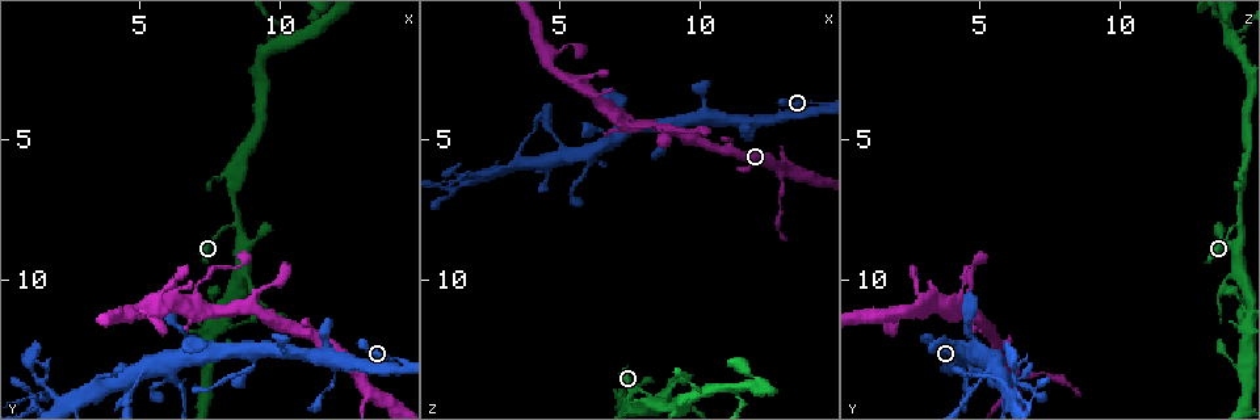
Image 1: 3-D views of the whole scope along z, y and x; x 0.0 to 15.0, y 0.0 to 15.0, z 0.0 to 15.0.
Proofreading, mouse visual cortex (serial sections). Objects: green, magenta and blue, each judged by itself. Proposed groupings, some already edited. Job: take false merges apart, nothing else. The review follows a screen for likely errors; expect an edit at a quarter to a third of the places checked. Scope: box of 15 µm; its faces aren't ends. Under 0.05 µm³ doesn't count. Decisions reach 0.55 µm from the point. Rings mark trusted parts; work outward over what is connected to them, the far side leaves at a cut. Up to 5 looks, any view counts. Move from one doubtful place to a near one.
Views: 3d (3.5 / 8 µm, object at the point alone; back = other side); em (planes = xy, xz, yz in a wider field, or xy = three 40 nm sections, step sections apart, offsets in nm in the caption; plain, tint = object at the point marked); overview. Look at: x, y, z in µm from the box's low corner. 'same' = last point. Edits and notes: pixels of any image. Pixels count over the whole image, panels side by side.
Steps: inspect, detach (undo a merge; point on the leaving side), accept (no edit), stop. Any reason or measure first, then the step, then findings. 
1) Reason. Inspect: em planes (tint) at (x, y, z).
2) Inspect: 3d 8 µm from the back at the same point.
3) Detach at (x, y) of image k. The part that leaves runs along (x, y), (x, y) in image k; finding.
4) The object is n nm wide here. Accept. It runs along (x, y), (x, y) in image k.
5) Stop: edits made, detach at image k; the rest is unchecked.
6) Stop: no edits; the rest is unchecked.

A narrow waist. Inspect: 3d 3.5 µm at (1.1, 13.3, 6.2).

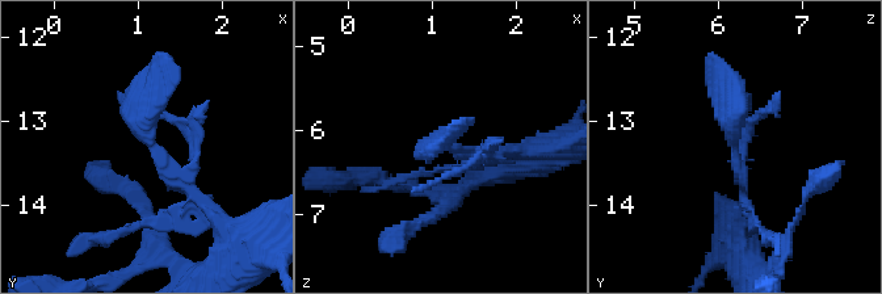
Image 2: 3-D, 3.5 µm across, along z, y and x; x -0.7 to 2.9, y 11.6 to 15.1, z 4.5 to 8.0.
Accept. It runs along (213, 217), (145, 137), (162, 71) in image 2; one cell here.

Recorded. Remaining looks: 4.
Two arms in line, one across. Inspect: 3d 8 µm at (8.5, 8.0, 14.2).

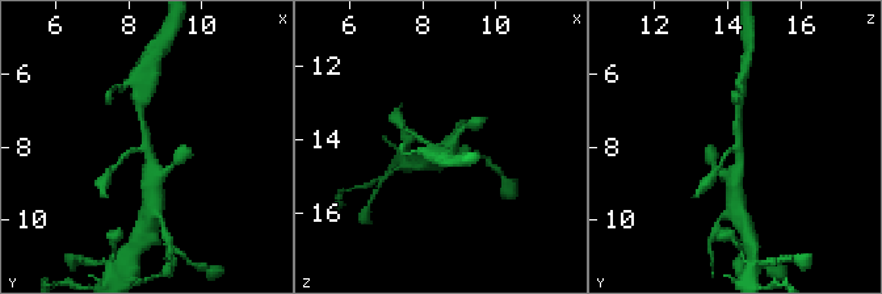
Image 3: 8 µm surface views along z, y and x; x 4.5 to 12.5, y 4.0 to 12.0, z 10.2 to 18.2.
Inspect: 3d 3.5 µm at (8.4, 8.0, 14.3).

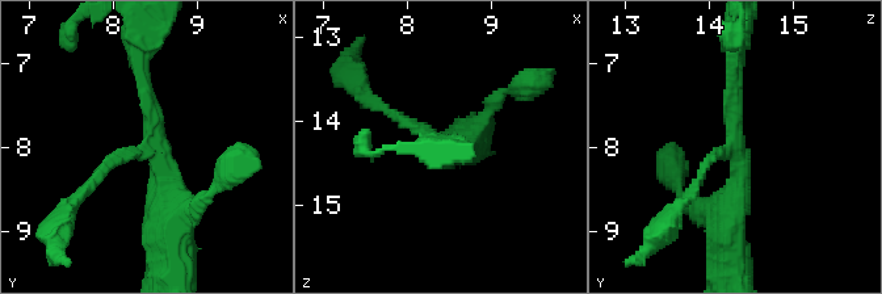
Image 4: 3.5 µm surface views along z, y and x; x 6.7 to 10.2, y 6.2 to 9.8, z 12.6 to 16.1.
Inspect: em xy step 1 (tint) at (8.40, 8.05, 14.25).

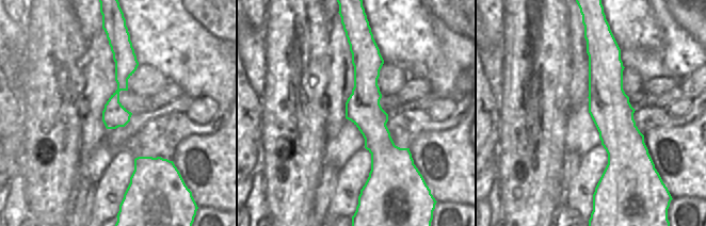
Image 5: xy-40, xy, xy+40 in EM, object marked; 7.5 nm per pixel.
Accept. It runs along (589, 44), (615, 124), (602, 184) in image 5; one cell here.

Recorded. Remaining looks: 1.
Stop: no edits; the rest is unchecked.

